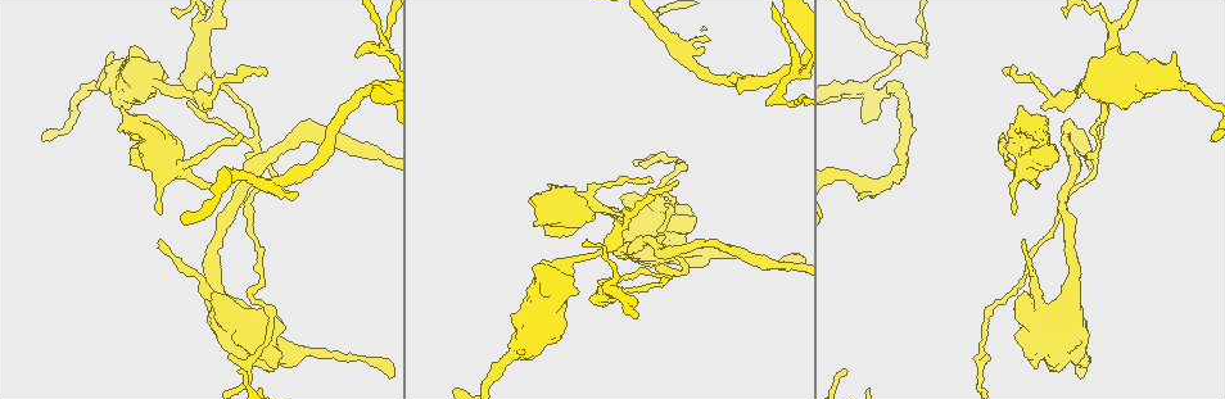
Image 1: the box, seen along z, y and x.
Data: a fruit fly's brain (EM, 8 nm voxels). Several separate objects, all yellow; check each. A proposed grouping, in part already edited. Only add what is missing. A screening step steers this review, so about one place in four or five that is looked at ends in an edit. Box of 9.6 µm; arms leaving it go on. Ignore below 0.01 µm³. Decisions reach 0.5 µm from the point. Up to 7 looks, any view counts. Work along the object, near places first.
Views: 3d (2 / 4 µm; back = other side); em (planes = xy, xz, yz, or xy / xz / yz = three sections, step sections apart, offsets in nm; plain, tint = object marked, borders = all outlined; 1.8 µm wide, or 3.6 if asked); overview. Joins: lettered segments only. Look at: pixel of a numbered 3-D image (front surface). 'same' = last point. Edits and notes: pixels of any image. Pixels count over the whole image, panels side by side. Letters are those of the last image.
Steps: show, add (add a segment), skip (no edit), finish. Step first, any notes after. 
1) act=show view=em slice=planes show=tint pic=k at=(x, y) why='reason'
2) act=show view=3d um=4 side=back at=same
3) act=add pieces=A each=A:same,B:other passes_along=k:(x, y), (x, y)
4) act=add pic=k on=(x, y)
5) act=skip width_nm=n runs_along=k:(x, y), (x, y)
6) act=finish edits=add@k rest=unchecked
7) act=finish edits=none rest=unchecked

act=show view=3d um=2 pic=1 at=(188, 102) why='thin end'

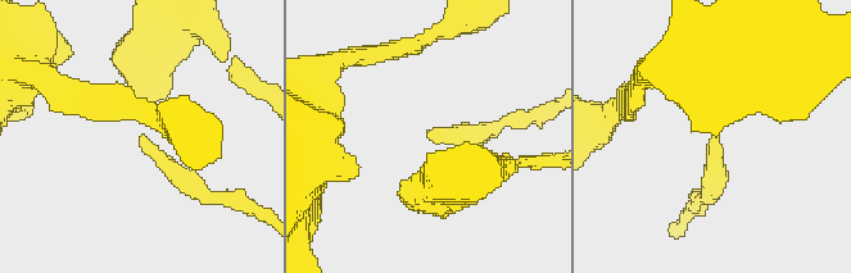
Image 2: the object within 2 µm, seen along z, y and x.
act=show view=em slice=xz step=16 show=borders pic=2 at=(142, 133)

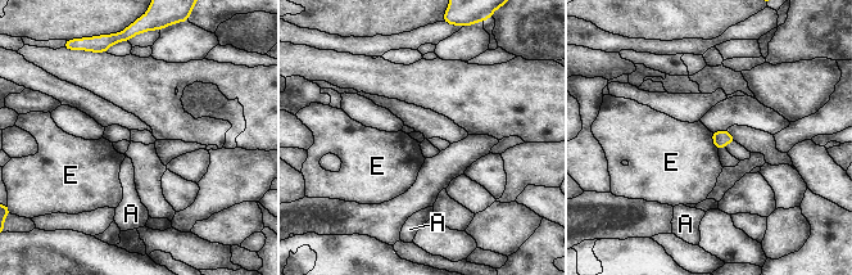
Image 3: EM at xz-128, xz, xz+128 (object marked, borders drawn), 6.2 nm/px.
act=show view=em slice=planes show=borders at=same why='cut it another way'

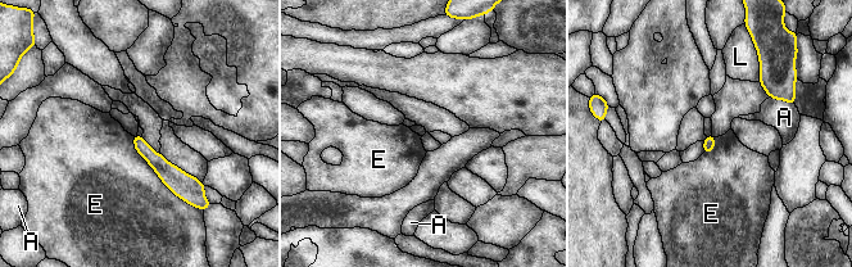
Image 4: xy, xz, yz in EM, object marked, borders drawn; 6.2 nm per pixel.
act=add pieces=A width_nm=80 each=A:same,E:other,L:other passes_along=4:(778, 75), (783, 99), (784, 117) found='the neuron continues'

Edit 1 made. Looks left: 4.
act=show view=overview

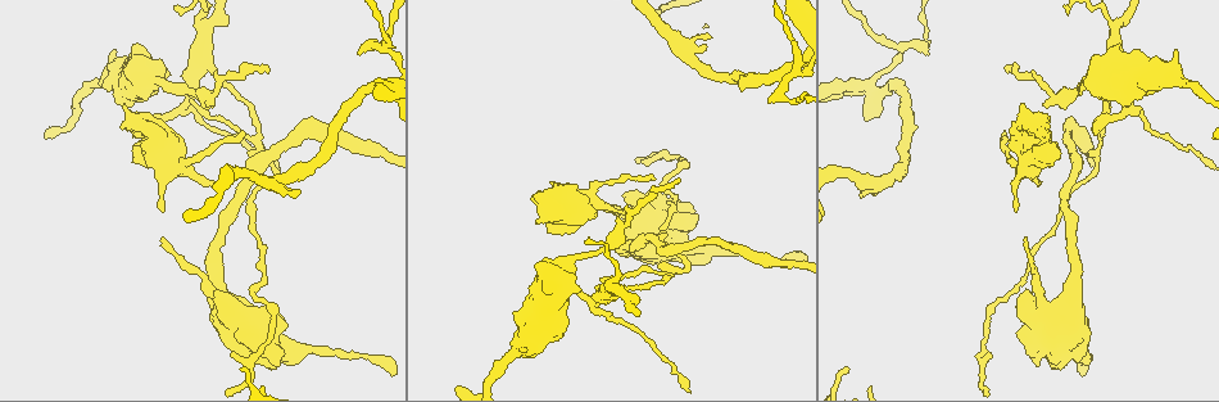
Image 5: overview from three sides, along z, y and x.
act=show view=3d um=4 pic=5 at=(1006, 72) why='free end'

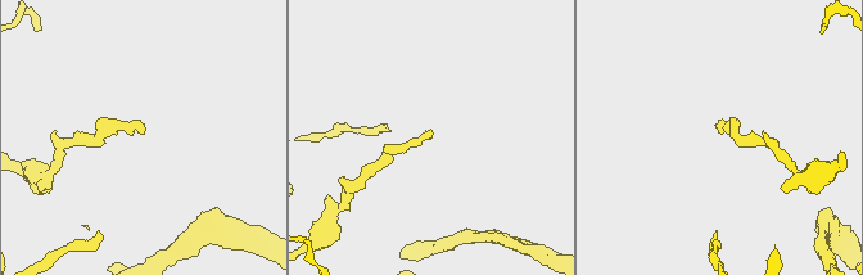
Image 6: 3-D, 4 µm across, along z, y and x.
act=show view=em slice=yz step=4 show=borders pic=6 at=(430, 133)

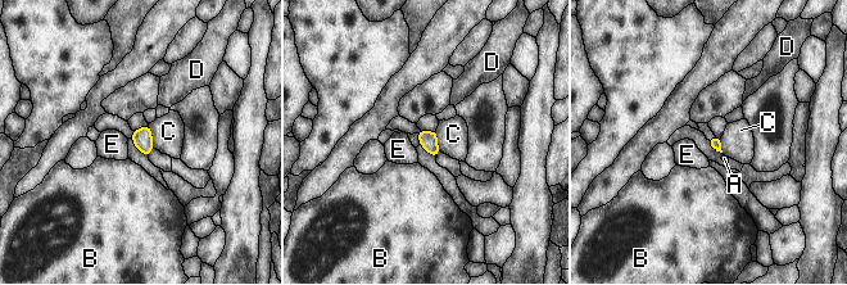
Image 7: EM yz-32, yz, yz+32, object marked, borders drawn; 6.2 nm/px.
act=show view=em slice=xz step=8 show=borders at=same

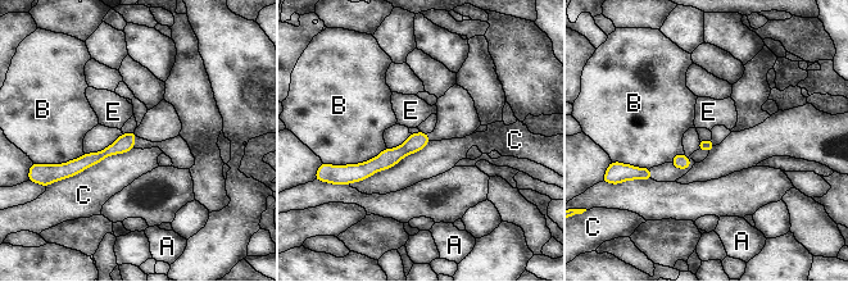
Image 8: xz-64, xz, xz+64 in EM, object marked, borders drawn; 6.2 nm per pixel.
act=skip each=A:other,B:other,C:other,E:other found='none of them fits'

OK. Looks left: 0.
act=finish edits=add@4 rest=unchecked

